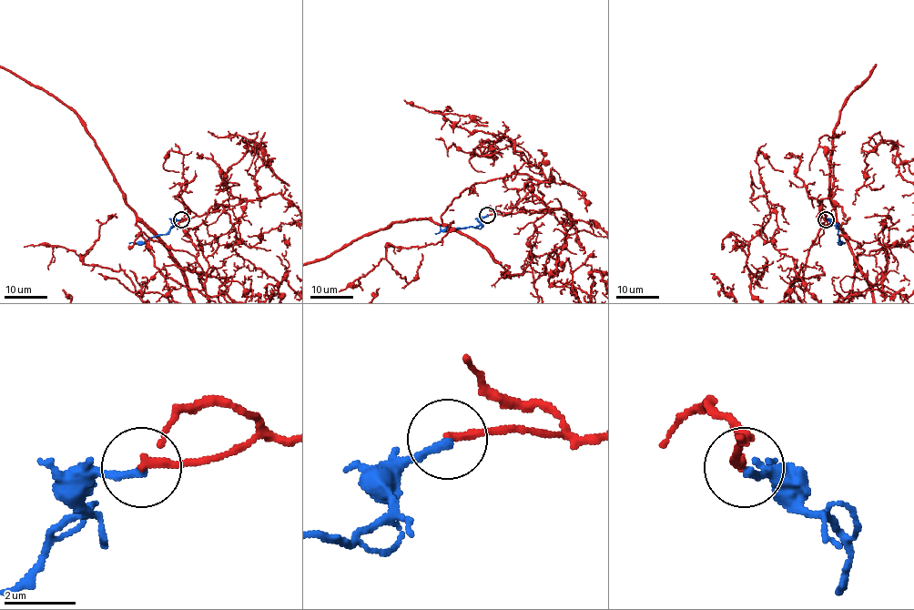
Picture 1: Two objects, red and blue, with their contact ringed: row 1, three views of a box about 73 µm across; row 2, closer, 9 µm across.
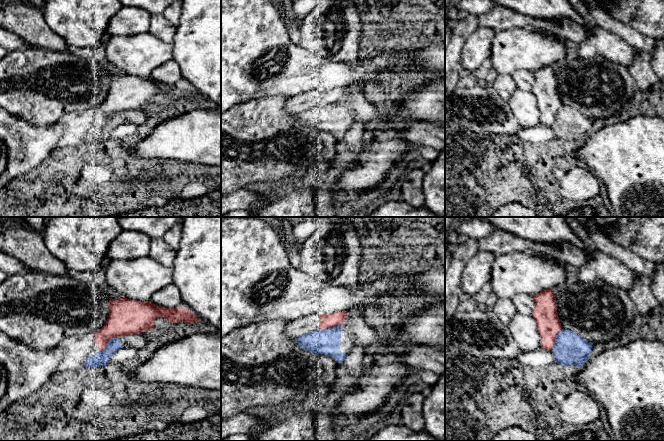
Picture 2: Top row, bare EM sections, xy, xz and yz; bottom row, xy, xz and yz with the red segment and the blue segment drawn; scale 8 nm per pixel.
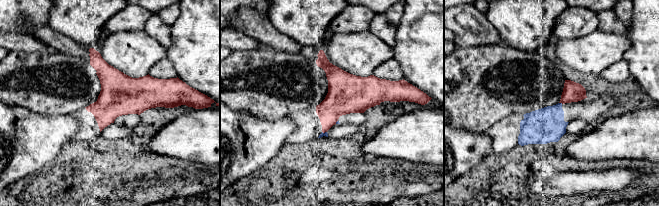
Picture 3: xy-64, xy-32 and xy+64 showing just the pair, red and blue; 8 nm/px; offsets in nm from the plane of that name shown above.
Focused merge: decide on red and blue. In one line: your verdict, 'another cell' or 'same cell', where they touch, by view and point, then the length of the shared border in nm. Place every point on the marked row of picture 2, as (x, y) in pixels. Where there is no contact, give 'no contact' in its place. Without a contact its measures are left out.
another cell; meets red in xy at (107, 343); contact 200 nm long

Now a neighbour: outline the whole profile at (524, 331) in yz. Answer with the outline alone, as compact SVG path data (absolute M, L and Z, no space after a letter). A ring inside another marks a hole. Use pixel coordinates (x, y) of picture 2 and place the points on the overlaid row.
M516 312L508 325L513 340L523 352L541 348L541 336L537 323L531 315Z

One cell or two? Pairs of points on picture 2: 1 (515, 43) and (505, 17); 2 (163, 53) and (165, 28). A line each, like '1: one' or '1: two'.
1: two
2: two

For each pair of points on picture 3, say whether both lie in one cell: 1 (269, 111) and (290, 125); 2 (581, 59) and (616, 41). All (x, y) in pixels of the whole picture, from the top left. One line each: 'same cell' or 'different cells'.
1: different cells
2: same cell

